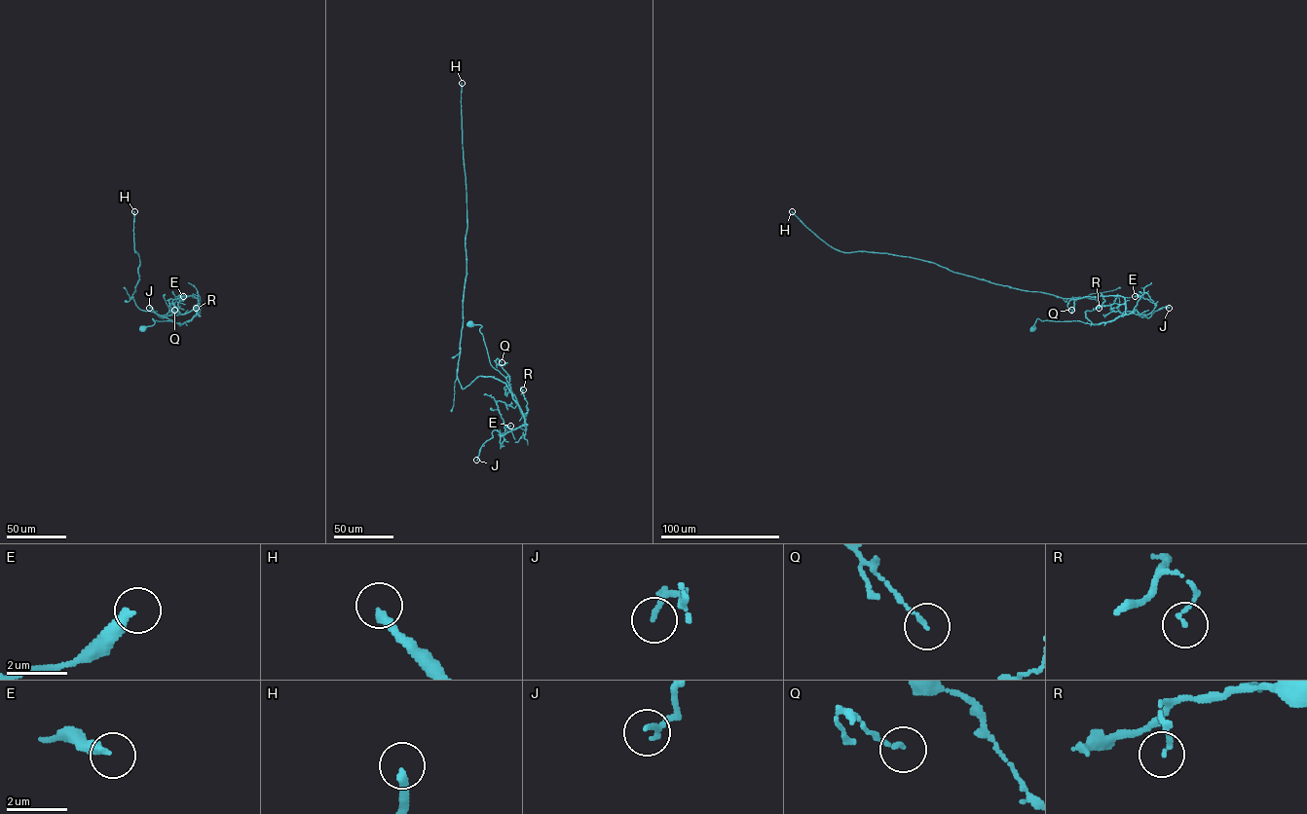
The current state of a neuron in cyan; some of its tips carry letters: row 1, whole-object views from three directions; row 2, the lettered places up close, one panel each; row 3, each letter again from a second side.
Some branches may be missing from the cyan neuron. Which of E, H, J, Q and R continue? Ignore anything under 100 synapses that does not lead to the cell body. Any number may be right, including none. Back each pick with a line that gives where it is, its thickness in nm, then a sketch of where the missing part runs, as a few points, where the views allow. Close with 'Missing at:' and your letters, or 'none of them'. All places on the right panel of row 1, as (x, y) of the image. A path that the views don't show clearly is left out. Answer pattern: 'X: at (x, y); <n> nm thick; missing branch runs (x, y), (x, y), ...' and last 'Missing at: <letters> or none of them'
H: at (792, 211); 260 nm thick
Missing at: H

